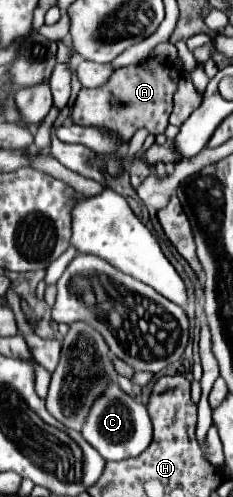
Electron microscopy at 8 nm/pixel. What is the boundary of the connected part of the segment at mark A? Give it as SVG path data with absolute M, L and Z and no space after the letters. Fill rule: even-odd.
M143 62L137 66L119 68L103 86L79 90L71 120L81 126L95 124L107 130L125 132L125 140L129 140L141 126L149 128L151 134L161 134L169 124L167 120L173 106L173 90L177 90L177 78L179 74L171 68L171 64Z

